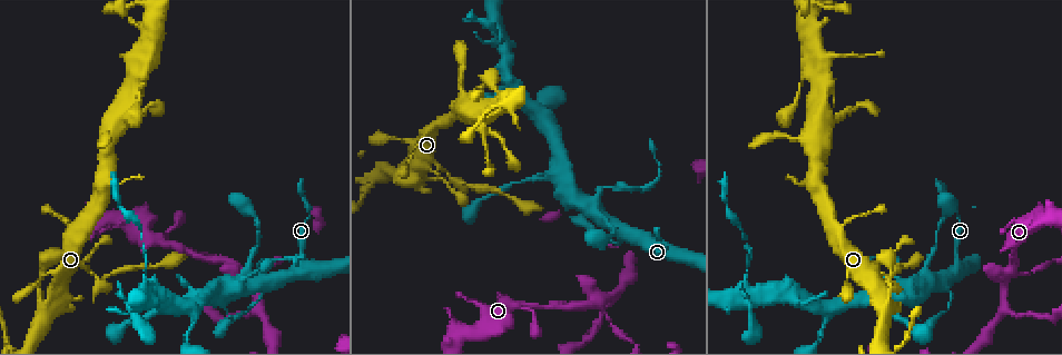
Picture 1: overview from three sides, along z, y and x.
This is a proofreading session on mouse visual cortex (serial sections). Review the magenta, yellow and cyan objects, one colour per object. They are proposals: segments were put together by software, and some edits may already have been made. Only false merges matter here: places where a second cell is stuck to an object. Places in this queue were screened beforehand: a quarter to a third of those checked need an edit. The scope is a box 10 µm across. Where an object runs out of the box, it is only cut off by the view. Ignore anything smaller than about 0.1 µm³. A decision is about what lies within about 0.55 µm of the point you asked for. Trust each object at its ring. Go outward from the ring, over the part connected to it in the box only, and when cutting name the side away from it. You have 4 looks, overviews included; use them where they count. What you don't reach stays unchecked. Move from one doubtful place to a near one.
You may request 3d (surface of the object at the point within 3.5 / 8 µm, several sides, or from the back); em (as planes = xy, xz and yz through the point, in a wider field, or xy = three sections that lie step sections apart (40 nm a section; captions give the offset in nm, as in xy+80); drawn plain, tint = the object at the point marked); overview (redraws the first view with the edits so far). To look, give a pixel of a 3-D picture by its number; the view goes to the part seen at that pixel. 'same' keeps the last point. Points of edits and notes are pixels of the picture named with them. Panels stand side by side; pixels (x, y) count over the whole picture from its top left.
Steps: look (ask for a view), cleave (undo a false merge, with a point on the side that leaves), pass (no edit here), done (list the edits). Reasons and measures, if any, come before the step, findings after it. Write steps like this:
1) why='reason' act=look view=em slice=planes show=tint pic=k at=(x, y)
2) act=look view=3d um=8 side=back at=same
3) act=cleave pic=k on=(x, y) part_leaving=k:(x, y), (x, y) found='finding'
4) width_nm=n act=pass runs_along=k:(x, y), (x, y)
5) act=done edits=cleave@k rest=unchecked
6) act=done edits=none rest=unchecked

why='abrupt turn' act=look view=3d um=8 pic=1 at=(892, 280)

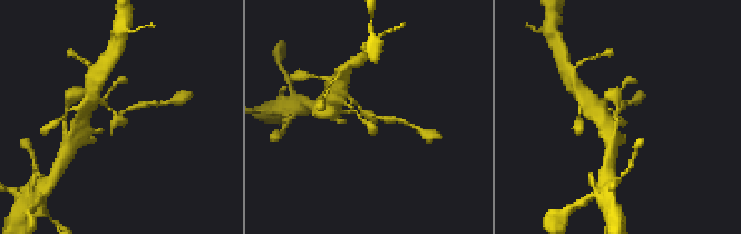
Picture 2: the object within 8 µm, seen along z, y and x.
why='shape alone is not enough' act=look view=em slice=xy step=5 show=tint at=same

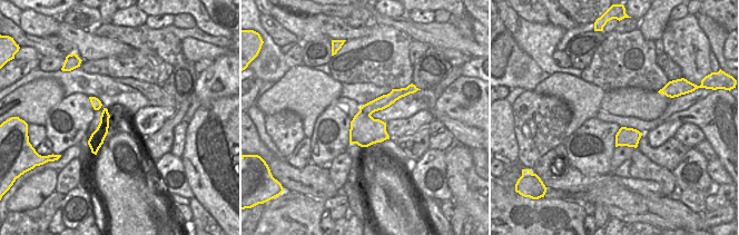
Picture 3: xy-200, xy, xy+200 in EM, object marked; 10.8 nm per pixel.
act=pass found='one cell here'

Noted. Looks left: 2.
why='arms part here' act=look view=3d um=3.5 pic=1 at=(1010, 270)

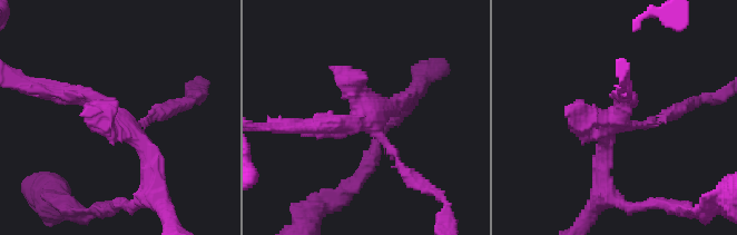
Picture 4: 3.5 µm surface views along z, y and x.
act=look view=em slice=planes show=tint pic=4 at=(619, 115)

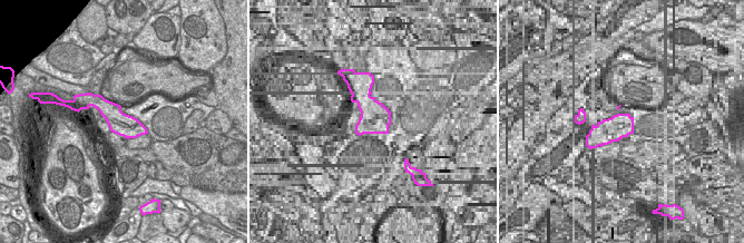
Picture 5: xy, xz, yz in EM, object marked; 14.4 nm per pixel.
act=cleave pic=4 on=(401, 166) found='two cells meet here'

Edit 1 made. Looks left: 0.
act=done edits=cleave@4 rest=unchecked

